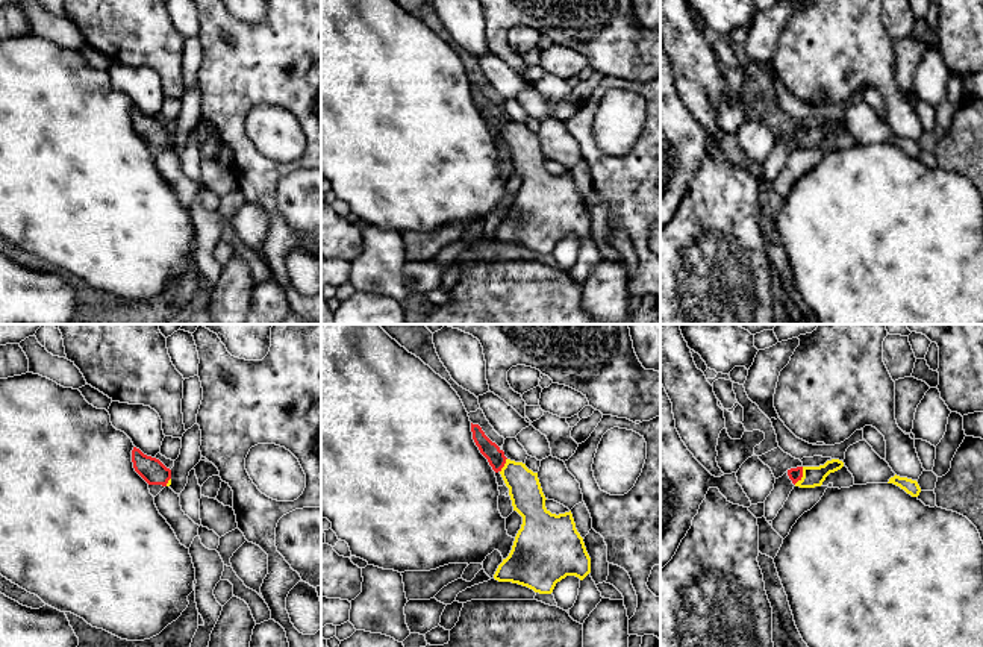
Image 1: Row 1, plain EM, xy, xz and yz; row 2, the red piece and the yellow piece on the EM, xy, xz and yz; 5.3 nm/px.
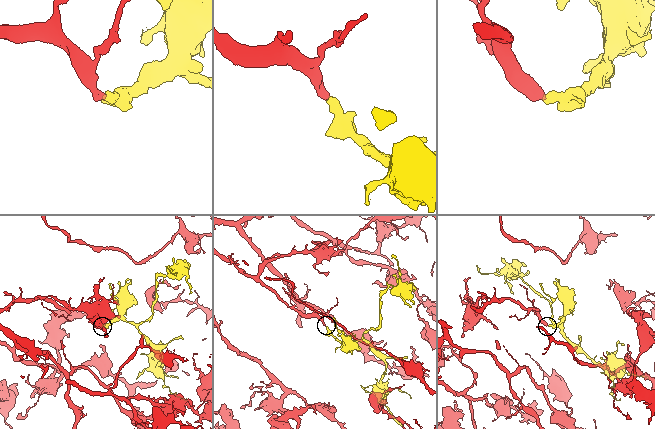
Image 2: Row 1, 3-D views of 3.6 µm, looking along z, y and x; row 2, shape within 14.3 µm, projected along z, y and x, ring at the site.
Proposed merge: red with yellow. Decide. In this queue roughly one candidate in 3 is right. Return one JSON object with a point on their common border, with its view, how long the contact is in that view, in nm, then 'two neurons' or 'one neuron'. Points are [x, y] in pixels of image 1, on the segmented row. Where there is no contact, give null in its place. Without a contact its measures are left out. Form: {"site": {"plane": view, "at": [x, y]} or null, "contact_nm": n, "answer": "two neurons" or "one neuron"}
{"site": {"plane": "yz", "at": [802, 476]}, "contact_nm": 110, "answer": "one neuron"}

